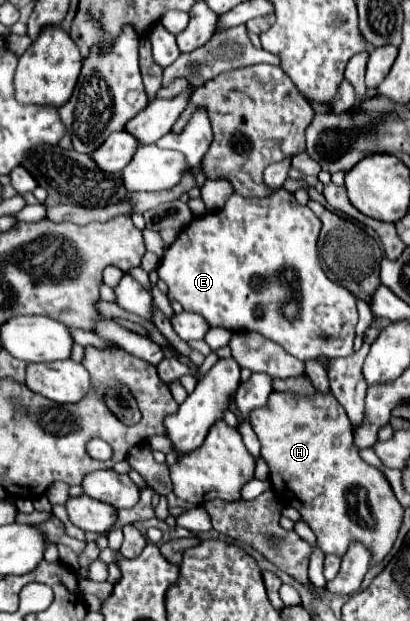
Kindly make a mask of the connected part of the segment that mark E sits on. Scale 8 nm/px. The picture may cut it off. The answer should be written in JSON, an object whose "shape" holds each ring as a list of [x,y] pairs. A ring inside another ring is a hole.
{"shape":[[[280,189],[274,195],[266,197],[266,199],[246,199],[242,195],[232,195],[228,199],[228,203],[224,205],[224,209],[216,211],[216,213],[206,213],[198,219],[194,219],[180,235],[178,239],[166,249],[162,263],[158,265],[158,277],[168,285],[168,299],[170,301],[178,301],[186,311],[198,313],[202,315],[210,327],[224,327],[230,331],[256,331],[264,337],[268,337],[270,341],[282,345],[290,355],[298,357],[300,361],[308,361],[314,357],[348,357],[354,353],[354,333],[356,333],[356,323],[358,323],[358,311],[356,311],[356,299],[354,295],[344,289],[342,285],[330,281],[326,277],[326,273],[322,271],[320,259],[318,259],[318,235],[320,235],[320,219],[304,205],[300,205],[292,193]]]}

